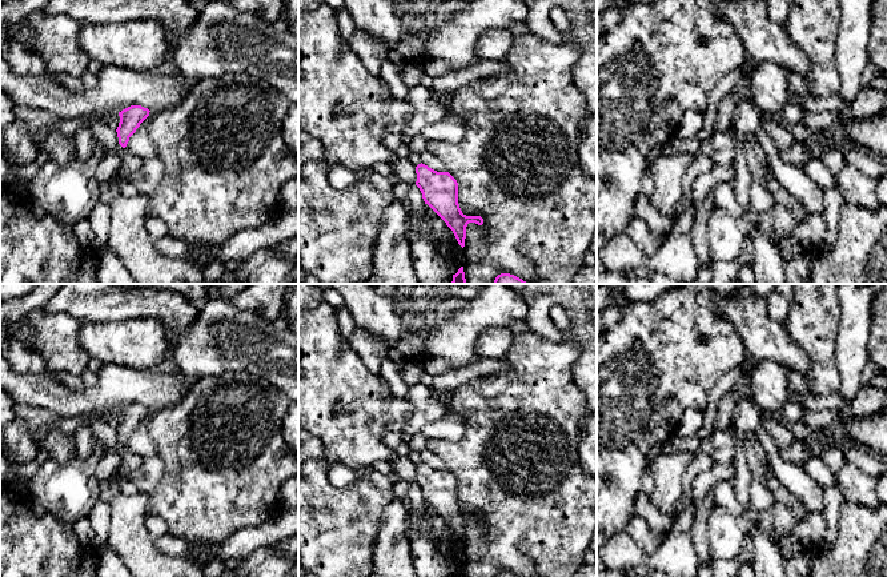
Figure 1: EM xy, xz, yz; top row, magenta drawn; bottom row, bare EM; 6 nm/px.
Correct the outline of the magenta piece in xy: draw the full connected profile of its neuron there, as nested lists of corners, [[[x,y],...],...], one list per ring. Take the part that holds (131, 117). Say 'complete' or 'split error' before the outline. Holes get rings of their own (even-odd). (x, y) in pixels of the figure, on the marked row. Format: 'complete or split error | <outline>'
complete | [[[131,105],[119,112],[120,123],[116,129],[119,144],[125,148],[129,137],[136,132],[140,124],[149,116],[149,109],[141,105]]]

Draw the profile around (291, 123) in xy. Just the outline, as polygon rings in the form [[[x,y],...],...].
[[[292,104],[282,123],[282,137],[298,159],[298,105]]]

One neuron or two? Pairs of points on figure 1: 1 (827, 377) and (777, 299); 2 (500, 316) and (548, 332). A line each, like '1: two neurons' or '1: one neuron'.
1: two neurons
2: two neurons

